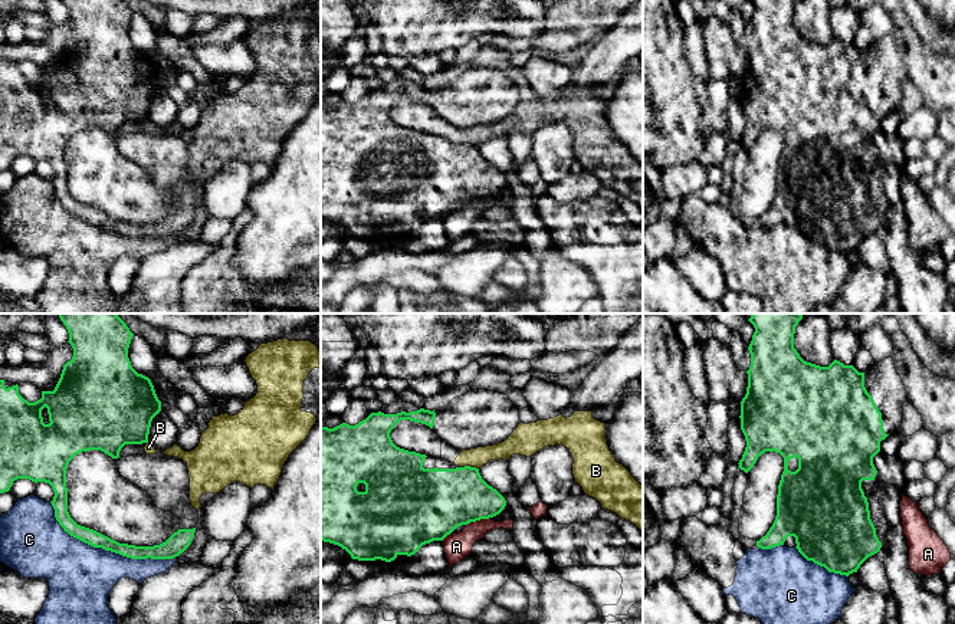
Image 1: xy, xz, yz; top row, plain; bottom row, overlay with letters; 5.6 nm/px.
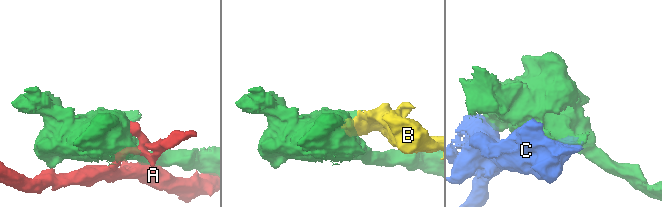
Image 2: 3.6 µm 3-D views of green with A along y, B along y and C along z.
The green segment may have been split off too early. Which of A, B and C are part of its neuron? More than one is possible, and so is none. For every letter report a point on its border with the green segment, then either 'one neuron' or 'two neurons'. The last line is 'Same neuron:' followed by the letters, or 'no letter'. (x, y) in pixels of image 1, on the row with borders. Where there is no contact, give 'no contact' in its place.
A: meets green in xz at (478, 519); two neurons
B: meets green in xz at (469, 466); two neurons
C: meets green in xy at (101, 547); two neurons
Same neuron: no letter

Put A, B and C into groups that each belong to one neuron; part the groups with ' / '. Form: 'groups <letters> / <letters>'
groups A / B C

